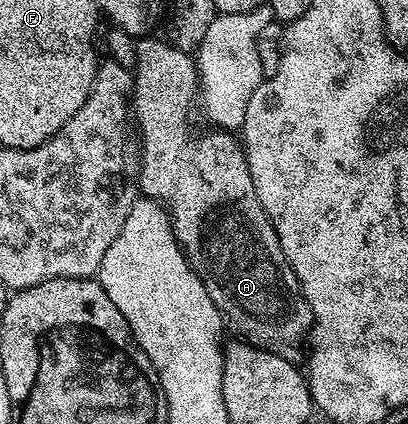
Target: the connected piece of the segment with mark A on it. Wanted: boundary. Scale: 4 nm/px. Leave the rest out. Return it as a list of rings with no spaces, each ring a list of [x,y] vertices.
[[[146,35],[137,42],[138,60],[132,69],[132,117],[138,120],[138,129],[142,132],[142,170],[138,173],[137,188],[142,188],[141,196],[151,201],[157,201],[159,205],[165,207],[174,227],[174,238],[178,240],[178,245],[182,249],[182,254],[186,256],[187,263],[196,271],[200,283],[204,283],[204,291],[208,291],[208,299],[222,312],[222,320],[241,340],[247,341],[250,345],[259,345],[264,351],[272,351],[272,355],[280,355],[280,359],[301,362],[304,357],[304,346],[308,341],[308,334],[314,326],[314,316],[308,307],[308,303],[302,294],[300,283],[280,247],[280,239],[272,227],[272,223],[266,214],[266,208],[260,203],[256,195],[256,187],[252,187],[252,175],[248,171],[246,162],[246,150],[242,148],[239,138],[230,131],[210,131],[214,133],[197,133],[190,126],[190,108],[195,108],[198,91],[198,66],[195,58],[189,52],[178,49],[170,42],[158,35]]]

